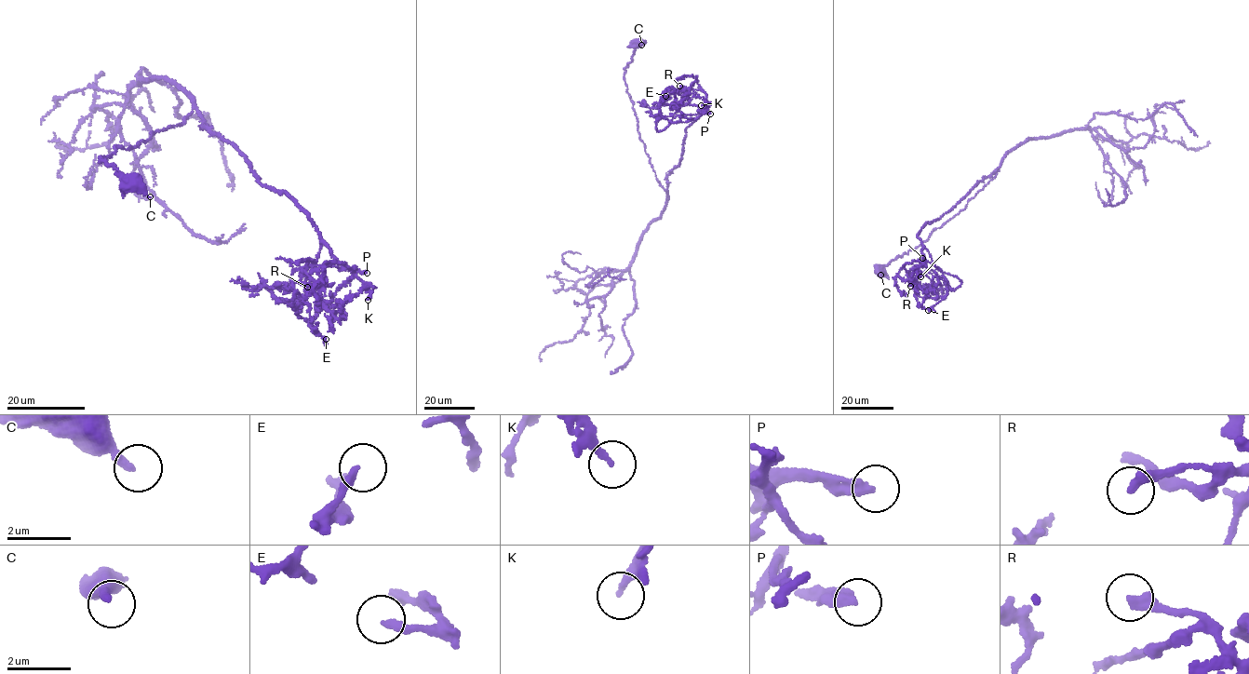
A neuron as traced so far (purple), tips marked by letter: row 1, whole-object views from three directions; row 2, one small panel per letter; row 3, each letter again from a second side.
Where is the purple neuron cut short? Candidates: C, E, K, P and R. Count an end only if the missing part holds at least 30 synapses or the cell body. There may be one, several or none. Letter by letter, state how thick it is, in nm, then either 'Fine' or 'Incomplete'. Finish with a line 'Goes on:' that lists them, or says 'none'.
C: Thickness 240 nm. Fine
E: Thickness 240 nm. Fine
K: Thickness 190 nm. Fine
P: Thickness 360 nm. Incomplete
R: Thickness 360 nm. Fine
Goes on: P

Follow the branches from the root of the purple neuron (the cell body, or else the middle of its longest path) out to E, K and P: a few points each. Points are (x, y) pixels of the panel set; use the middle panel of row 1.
E: (637, 45), (624, 82), (639, 137), (667, 193), (686, 128), (703, 109), (673, 123), (659, 111), (665, 96)
K: (637, 45), (624, 82), (639, 137), (667, 193), (667, 175), (681, 158), (686, 128), (708, 105), (701, 105)
P: (637, 45), (624, 82), (639, 137), (667, 193), (667, 175), (681, 158), (686, 128), (699, 109), (710, 114)

